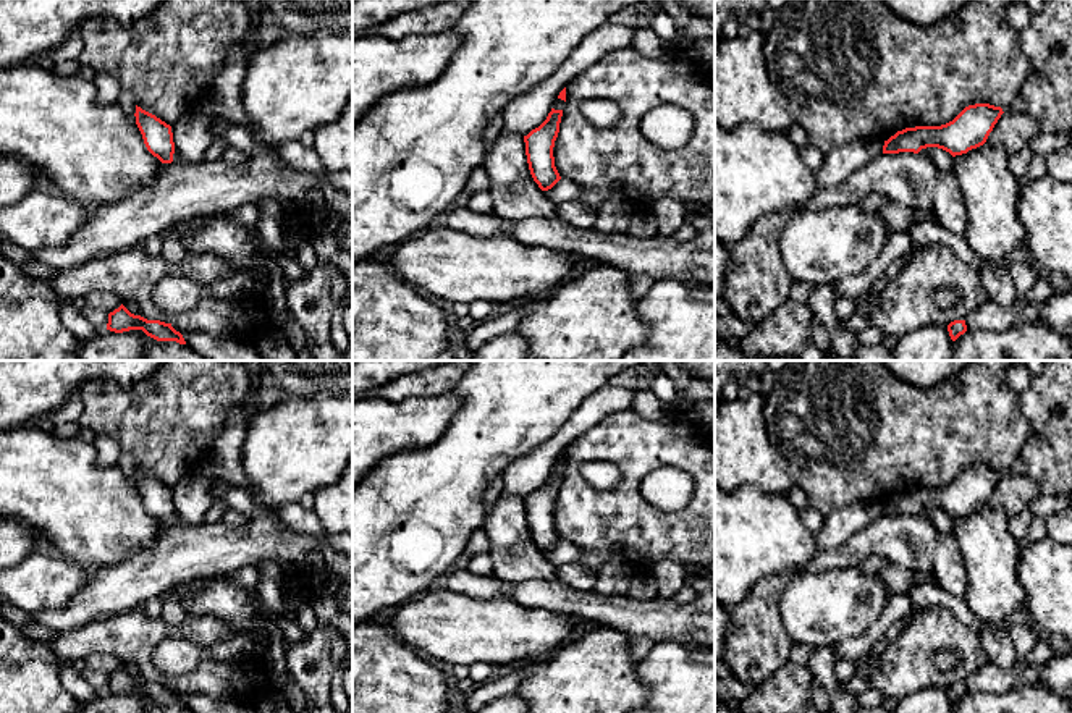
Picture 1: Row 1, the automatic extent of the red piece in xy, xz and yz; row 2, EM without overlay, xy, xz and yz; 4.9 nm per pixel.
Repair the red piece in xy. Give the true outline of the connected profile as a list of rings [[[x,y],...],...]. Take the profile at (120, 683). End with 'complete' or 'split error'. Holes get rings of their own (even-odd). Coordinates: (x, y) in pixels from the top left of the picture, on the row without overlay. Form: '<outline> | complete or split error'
[[[123,666],[108,676],[107,692],[115,695],[142,692],[147,698],[157,703],[176,703],[179,707],[186,707],[183,697],[176,694],[171,686],[134,677]]] | complete

